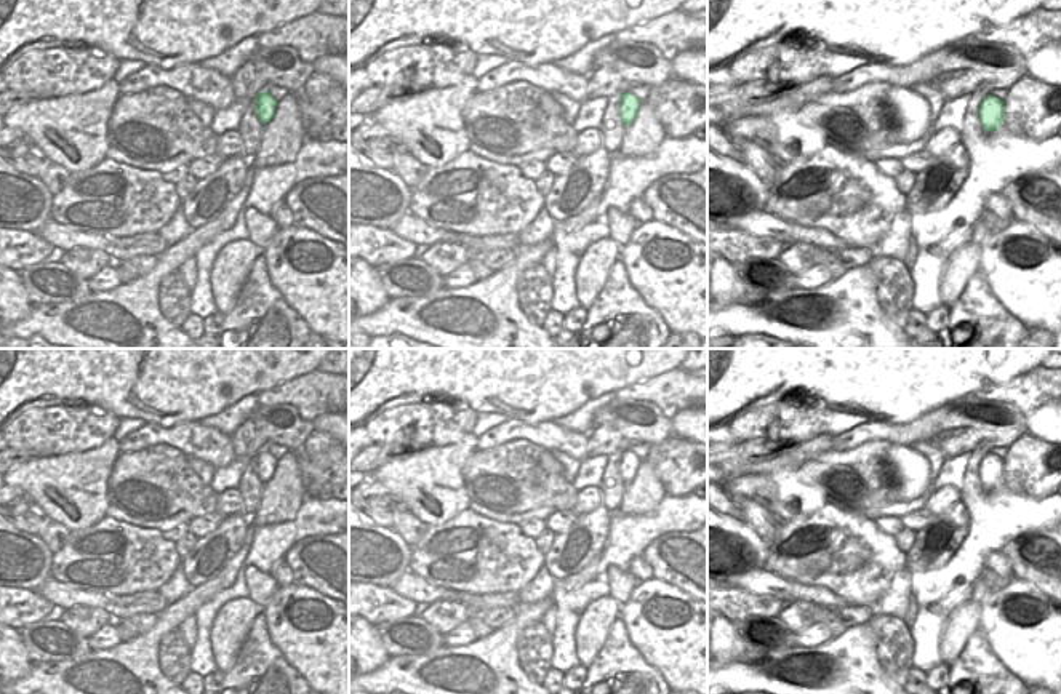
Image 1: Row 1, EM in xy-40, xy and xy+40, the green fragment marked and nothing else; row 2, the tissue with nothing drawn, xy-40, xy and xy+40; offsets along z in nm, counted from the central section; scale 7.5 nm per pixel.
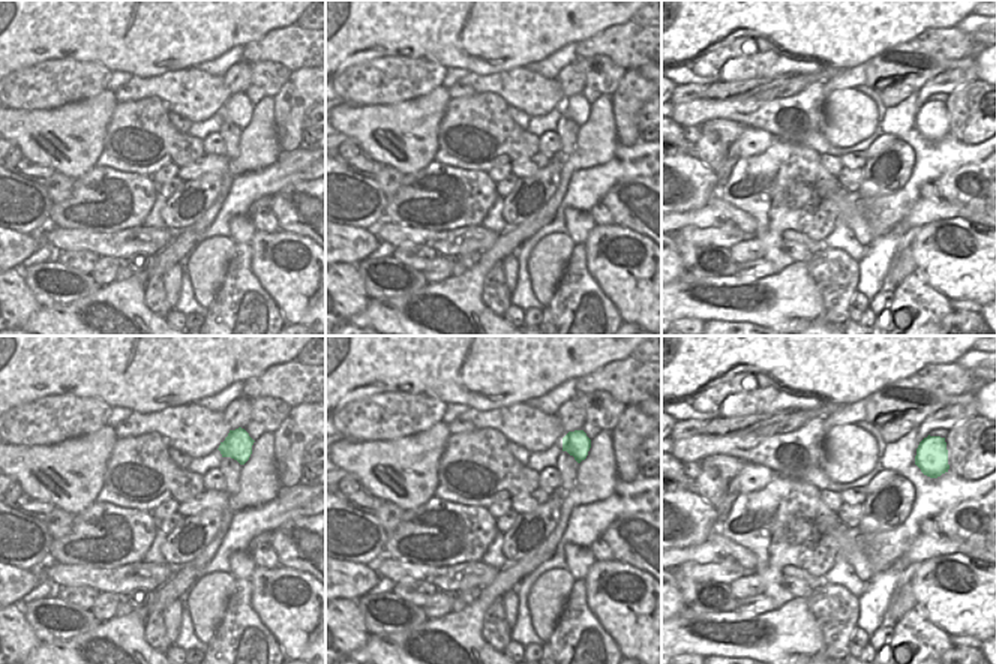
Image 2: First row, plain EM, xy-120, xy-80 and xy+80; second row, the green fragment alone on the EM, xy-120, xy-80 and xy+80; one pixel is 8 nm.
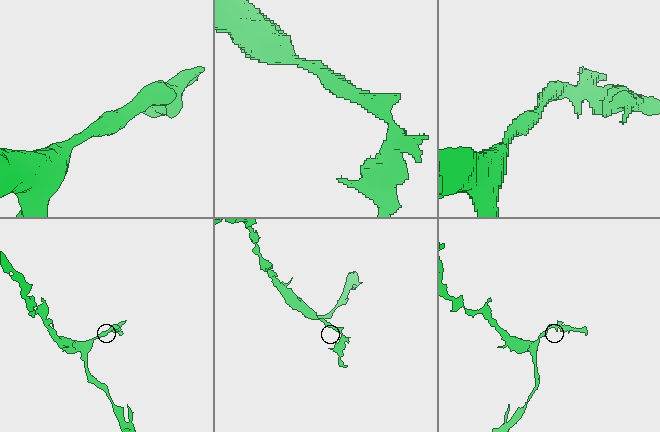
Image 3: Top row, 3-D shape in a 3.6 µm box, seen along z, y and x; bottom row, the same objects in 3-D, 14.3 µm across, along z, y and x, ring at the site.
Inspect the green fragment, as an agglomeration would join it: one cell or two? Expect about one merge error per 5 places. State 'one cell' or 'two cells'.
one cell

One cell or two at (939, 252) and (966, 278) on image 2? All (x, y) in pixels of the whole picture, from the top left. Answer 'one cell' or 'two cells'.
one cell

